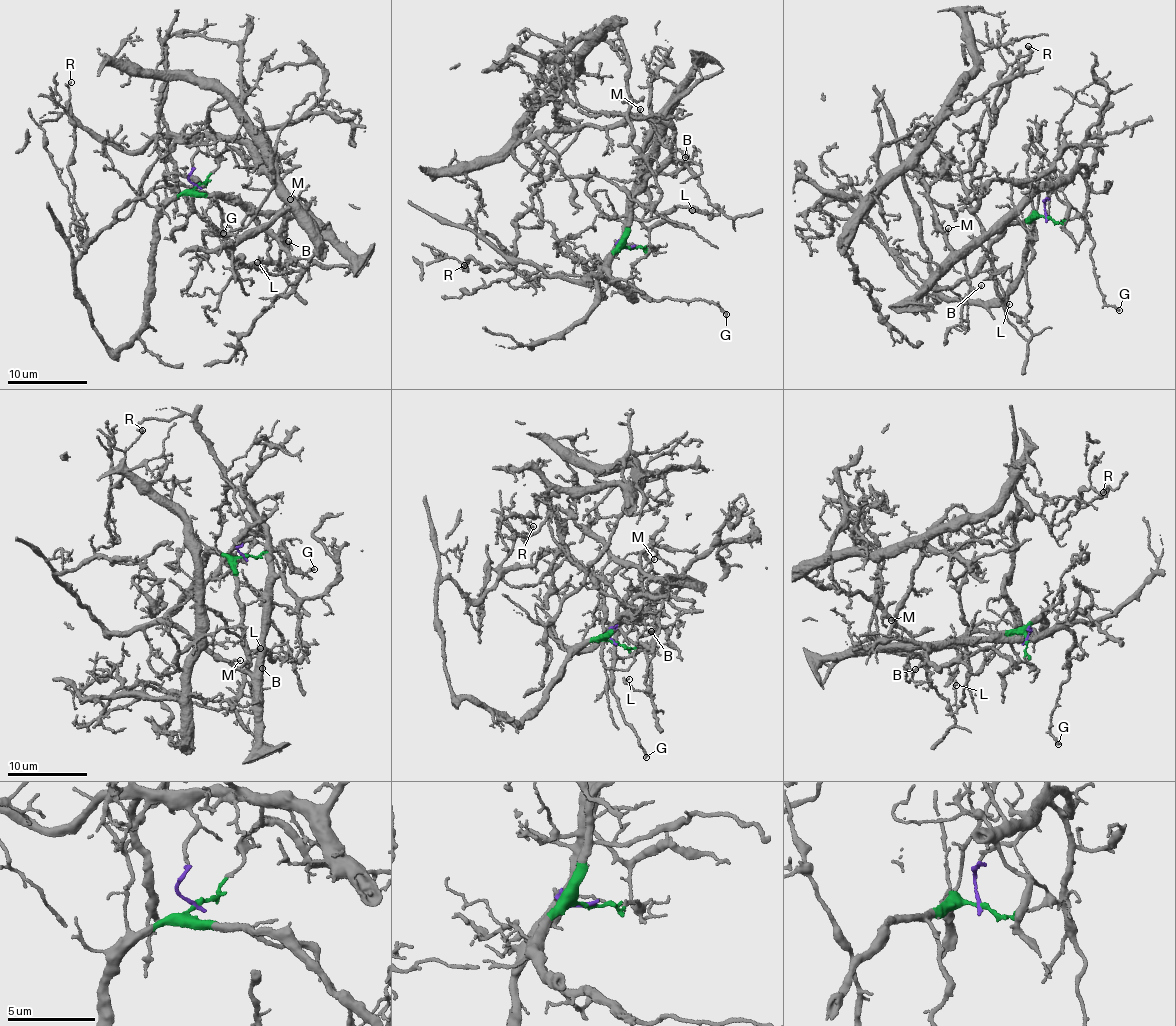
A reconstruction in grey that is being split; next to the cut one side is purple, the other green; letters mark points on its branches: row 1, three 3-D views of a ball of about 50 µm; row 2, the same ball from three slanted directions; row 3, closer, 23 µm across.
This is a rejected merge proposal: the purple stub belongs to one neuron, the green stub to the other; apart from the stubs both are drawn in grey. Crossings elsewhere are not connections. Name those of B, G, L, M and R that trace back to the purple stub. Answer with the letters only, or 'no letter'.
B, G, M

